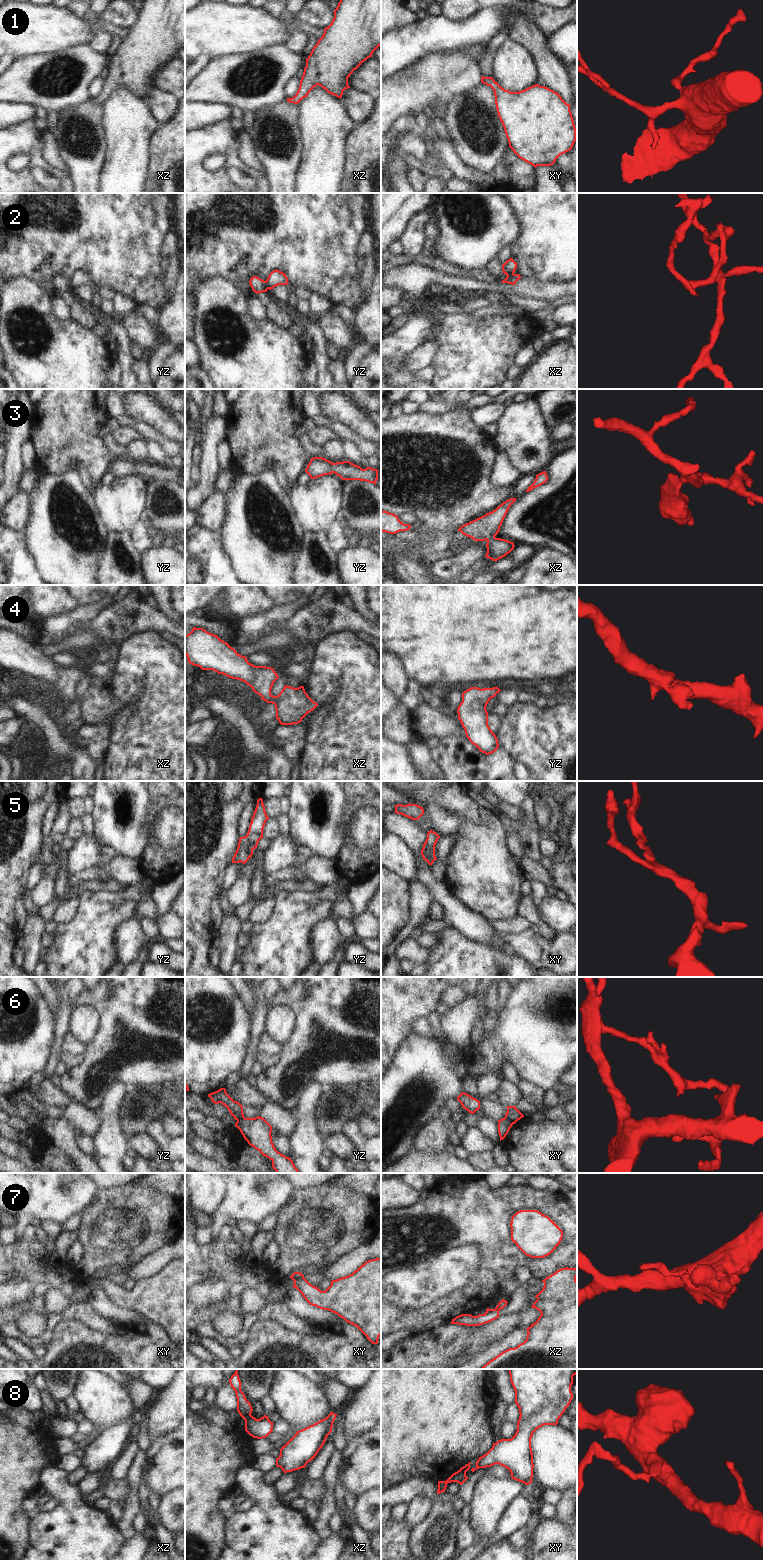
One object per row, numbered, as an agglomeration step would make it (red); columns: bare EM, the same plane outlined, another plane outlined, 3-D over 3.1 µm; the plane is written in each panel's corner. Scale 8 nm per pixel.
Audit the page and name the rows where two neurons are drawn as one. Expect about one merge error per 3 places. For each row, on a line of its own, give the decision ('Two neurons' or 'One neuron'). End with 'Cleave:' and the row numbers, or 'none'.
1: One neuron
2: Two neurons
3: One neuron
4: One neuron
5: One neuron
6: Two neurons
7: Two neurons
8: Two neurons
Cleave: 2, 6, 7, 8

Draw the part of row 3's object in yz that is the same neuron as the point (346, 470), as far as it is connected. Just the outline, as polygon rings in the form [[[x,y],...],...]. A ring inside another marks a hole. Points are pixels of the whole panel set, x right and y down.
[[[313,457],[307,465],[305,472],[311,479],[334,473],[342,480],[360,480],[375,485],[375,482],[378,480],[377,469],[371,467],[362,469],[350,461],[332,463],[323,457]]]

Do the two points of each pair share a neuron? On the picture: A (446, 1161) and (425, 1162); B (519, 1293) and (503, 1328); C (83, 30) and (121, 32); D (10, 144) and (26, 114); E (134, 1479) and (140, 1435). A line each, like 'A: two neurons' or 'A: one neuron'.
A: one neuron
B: two neurons
C: two neurons
D: two neurons
E: two neurons

